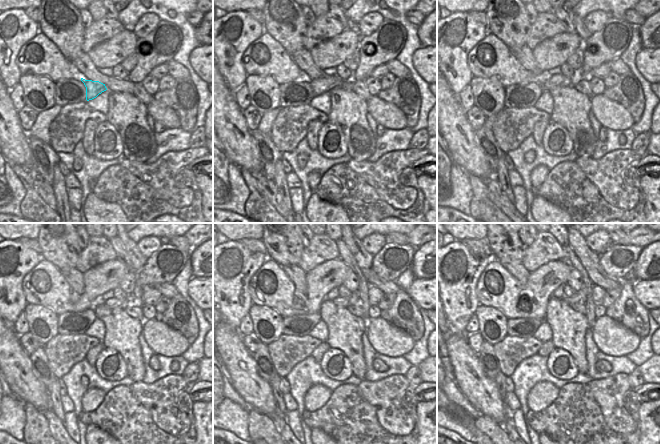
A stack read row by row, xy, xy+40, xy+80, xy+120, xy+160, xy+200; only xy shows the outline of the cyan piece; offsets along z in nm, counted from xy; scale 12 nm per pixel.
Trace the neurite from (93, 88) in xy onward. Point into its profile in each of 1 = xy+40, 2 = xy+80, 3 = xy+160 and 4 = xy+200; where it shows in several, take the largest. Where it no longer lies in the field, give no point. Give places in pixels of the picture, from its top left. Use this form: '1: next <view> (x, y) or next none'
1: next xy+40 (321, 85)
2: next xy+80 (556, 80)
3: next xy+160 (354, 298)
4: next xy+200 (579, 297)

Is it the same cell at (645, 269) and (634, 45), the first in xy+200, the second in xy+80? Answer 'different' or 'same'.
different

